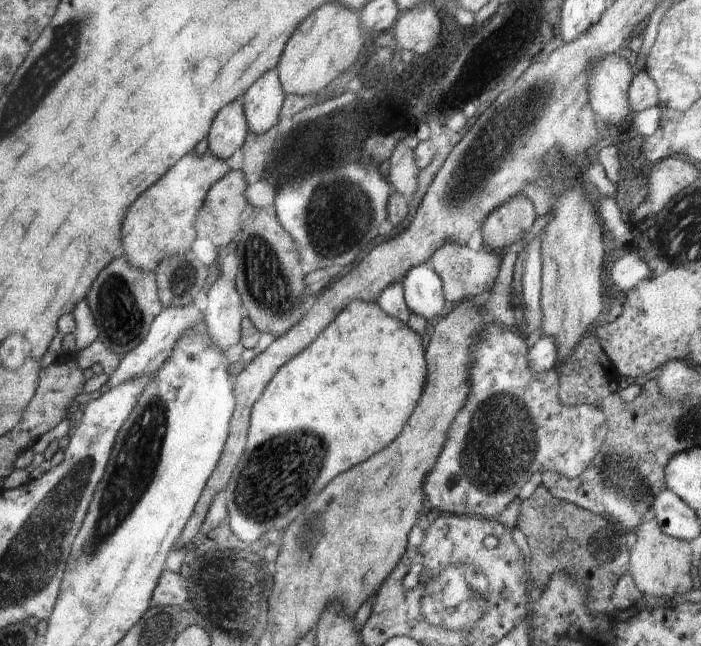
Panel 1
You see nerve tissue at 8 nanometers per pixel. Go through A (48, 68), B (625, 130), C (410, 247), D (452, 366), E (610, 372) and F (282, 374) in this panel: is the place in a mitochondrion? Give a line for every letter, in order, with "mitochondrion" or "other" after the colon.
A: mitochondrion
B: other
C: other
D: other
E: other
F: other

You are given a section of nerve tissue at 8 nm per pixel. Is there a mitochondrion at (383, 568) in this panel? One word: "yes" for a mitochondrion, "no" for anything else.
no

